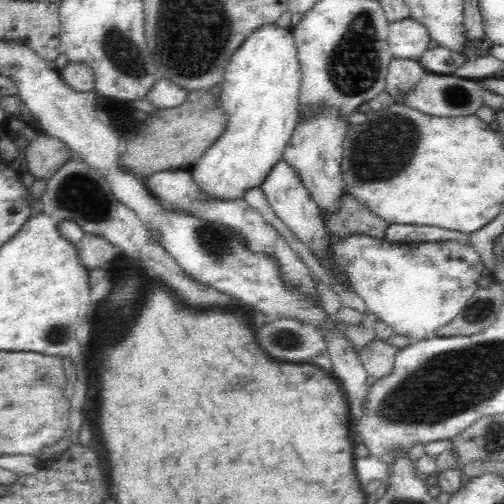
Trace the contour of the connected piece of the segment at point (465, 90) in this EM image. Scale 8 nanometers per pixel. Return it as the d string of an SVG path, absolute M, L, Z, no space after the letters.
M427 72L424 78L406 94L406 105L432 116L474 116L485 103L482 99L480 83L474 79L464 79L454 75L440 75Z

